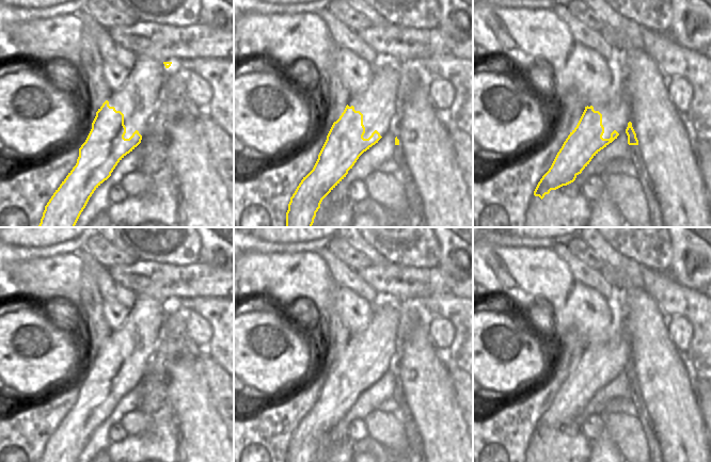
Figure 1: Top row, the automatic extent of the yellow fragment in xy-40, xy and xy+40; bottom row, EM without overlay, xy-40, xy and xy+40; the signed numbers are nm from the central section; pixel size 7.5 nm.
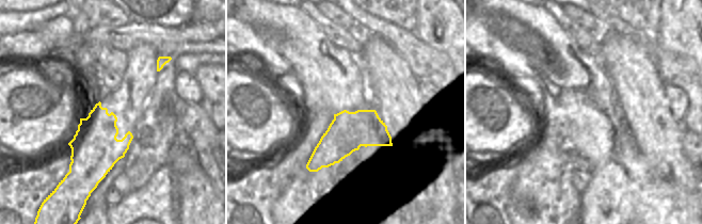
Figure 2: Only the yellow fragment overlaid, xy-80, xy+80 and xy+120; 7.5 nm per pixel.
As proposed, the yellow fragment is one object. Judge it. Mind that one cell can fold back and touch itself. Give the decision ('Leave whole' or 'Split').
Split.

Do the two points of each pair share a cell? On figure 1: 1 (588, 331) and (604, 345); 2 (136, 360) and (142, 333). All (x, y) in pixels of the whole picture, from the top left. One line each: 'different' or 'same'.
1: different
2: same

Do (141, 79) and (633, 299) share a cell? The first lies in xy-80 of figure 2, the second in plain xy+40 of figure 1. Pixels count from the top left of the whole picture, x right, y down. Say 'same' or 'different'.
different

